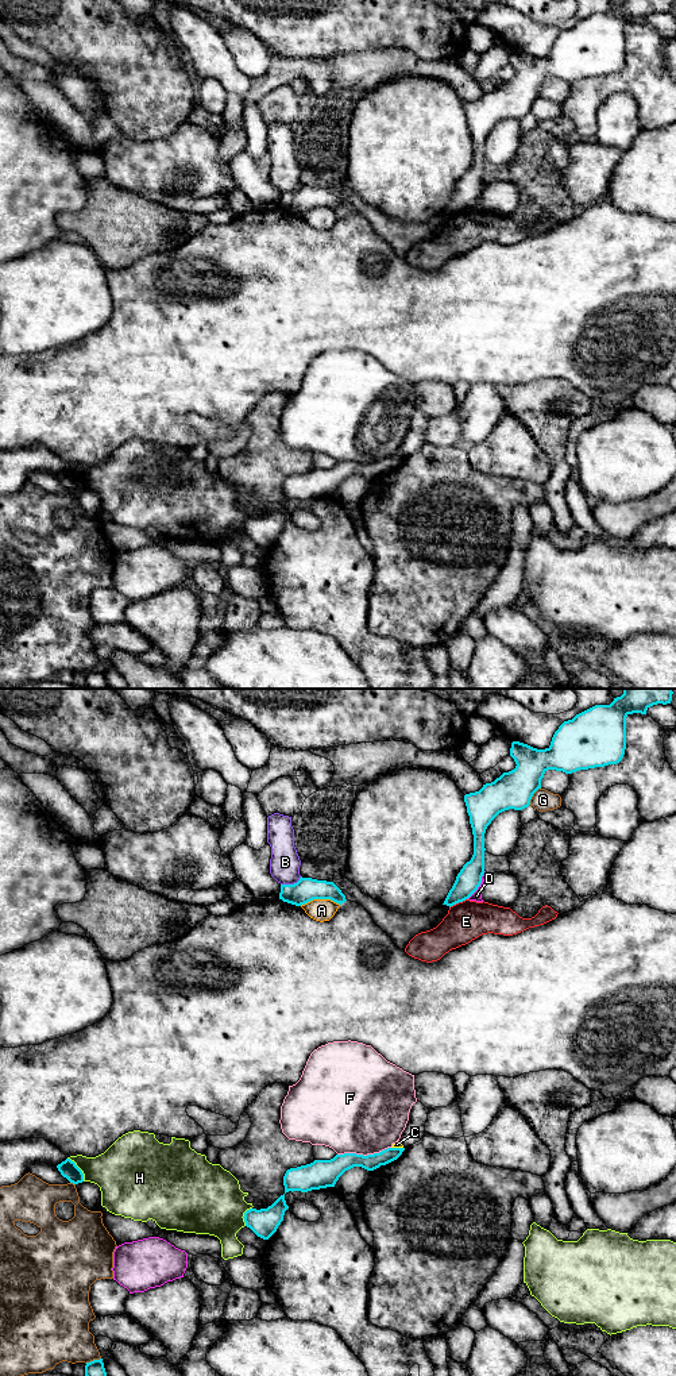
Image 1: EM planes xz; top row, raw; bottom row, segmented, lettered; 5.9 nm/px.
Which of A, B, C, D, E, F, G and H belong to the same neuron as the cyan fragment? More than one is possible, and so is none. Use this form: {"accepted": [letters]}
{"accepted": []}

